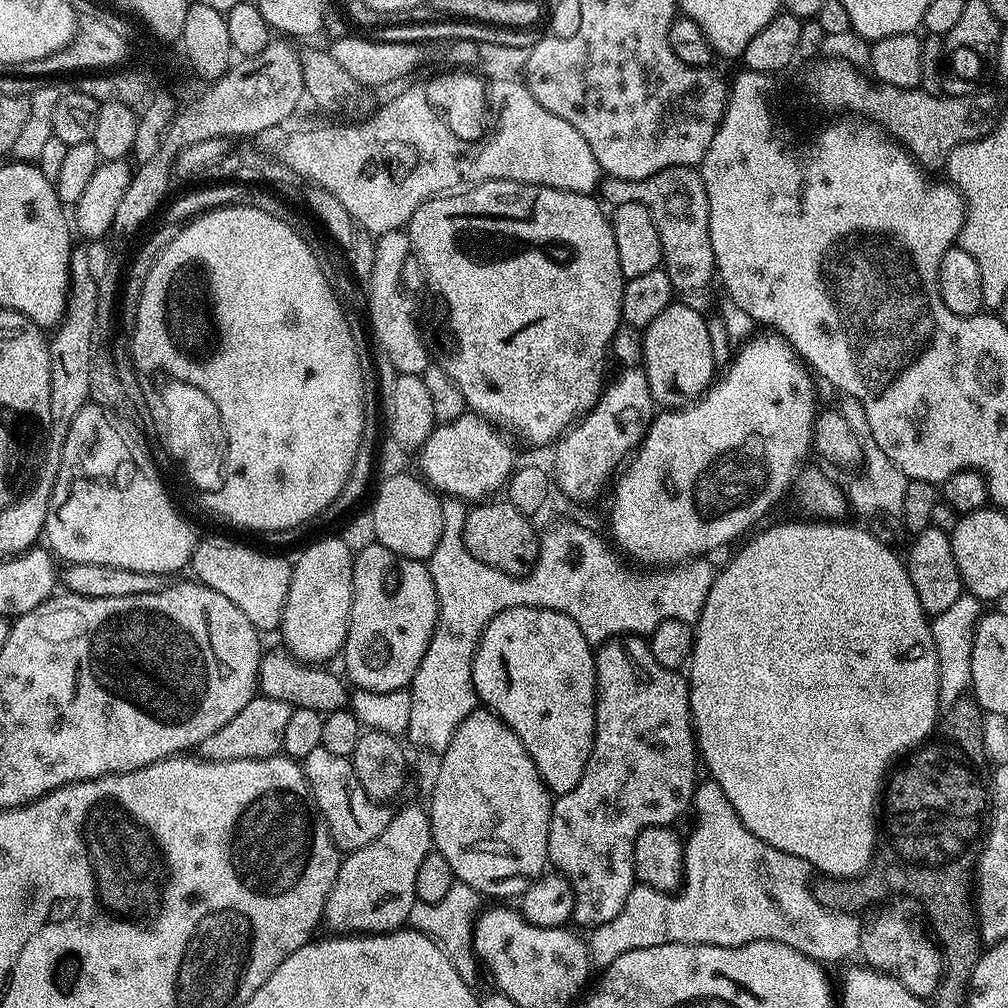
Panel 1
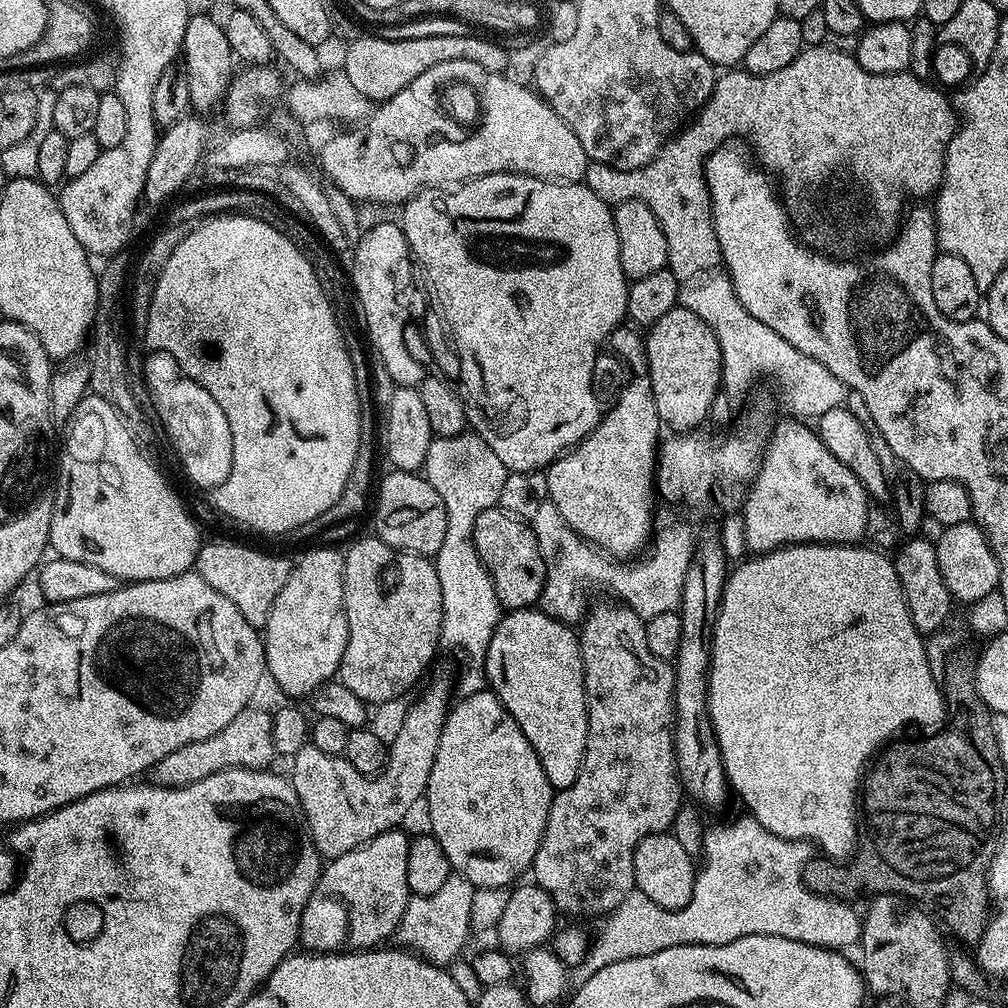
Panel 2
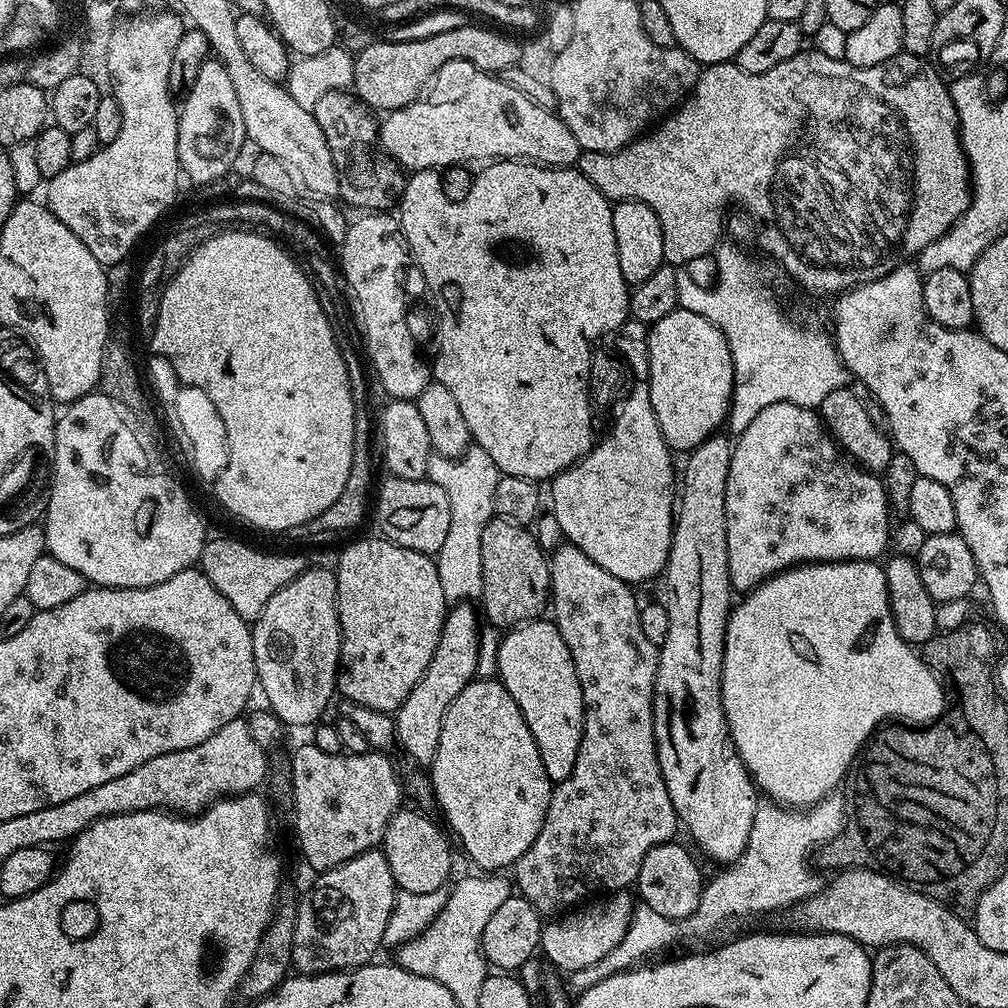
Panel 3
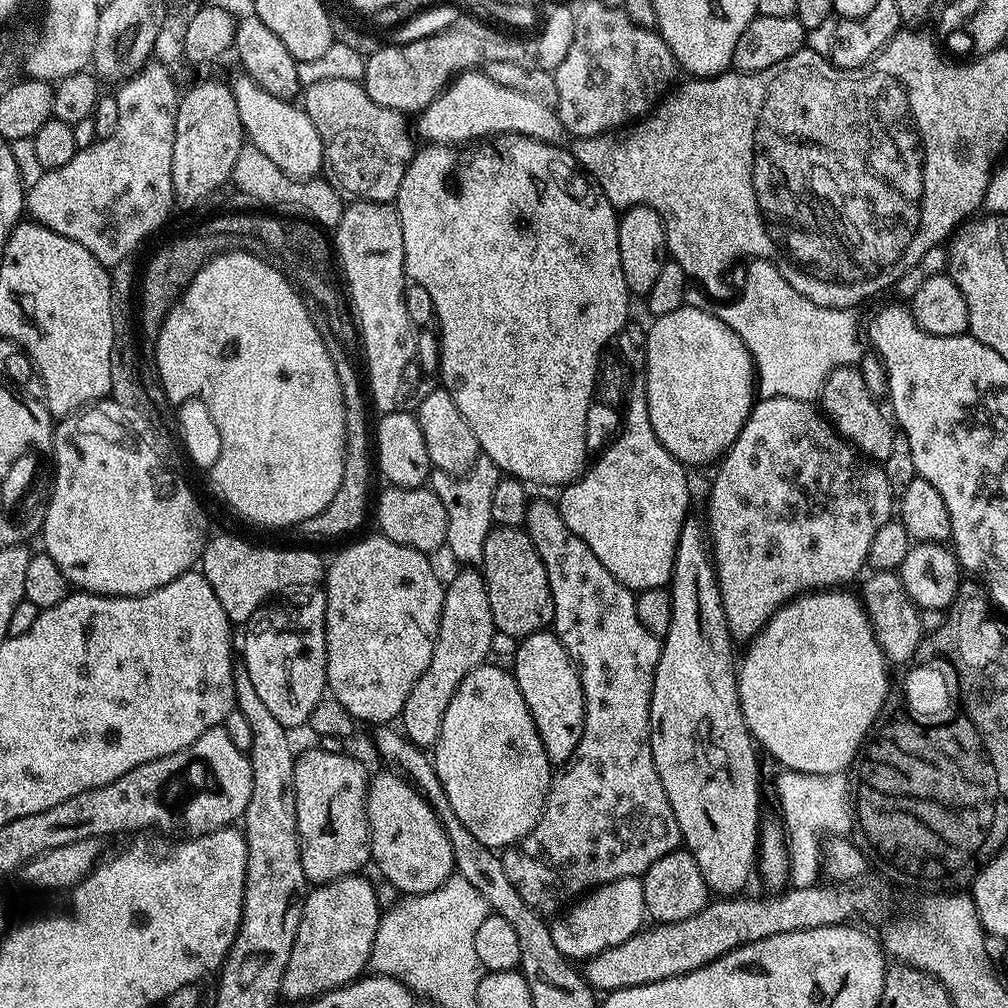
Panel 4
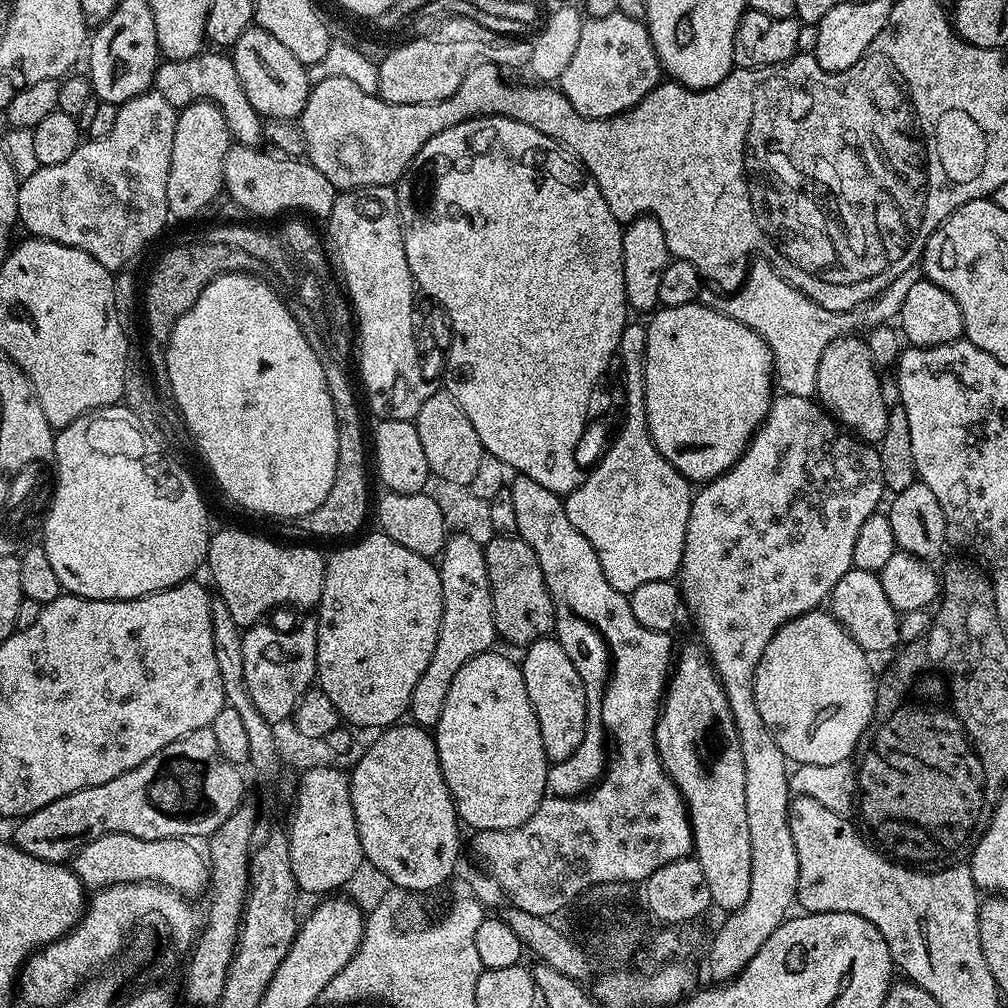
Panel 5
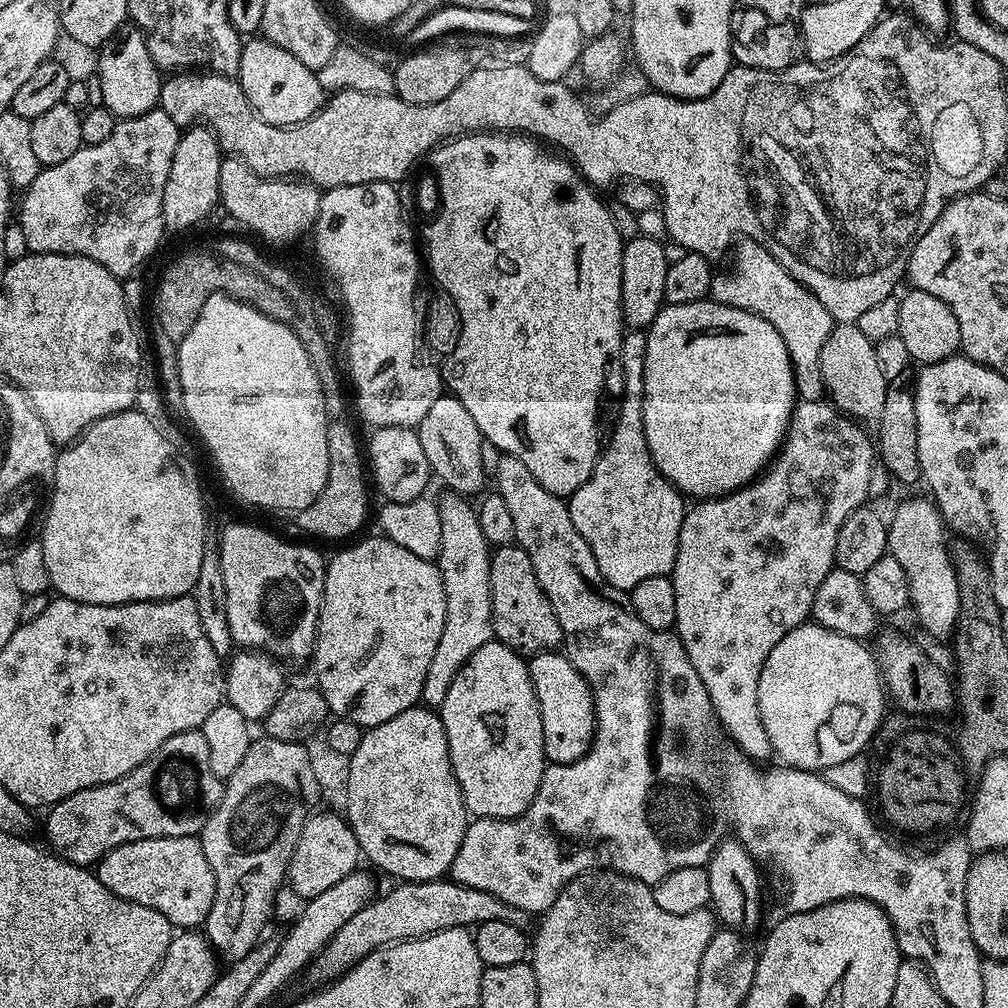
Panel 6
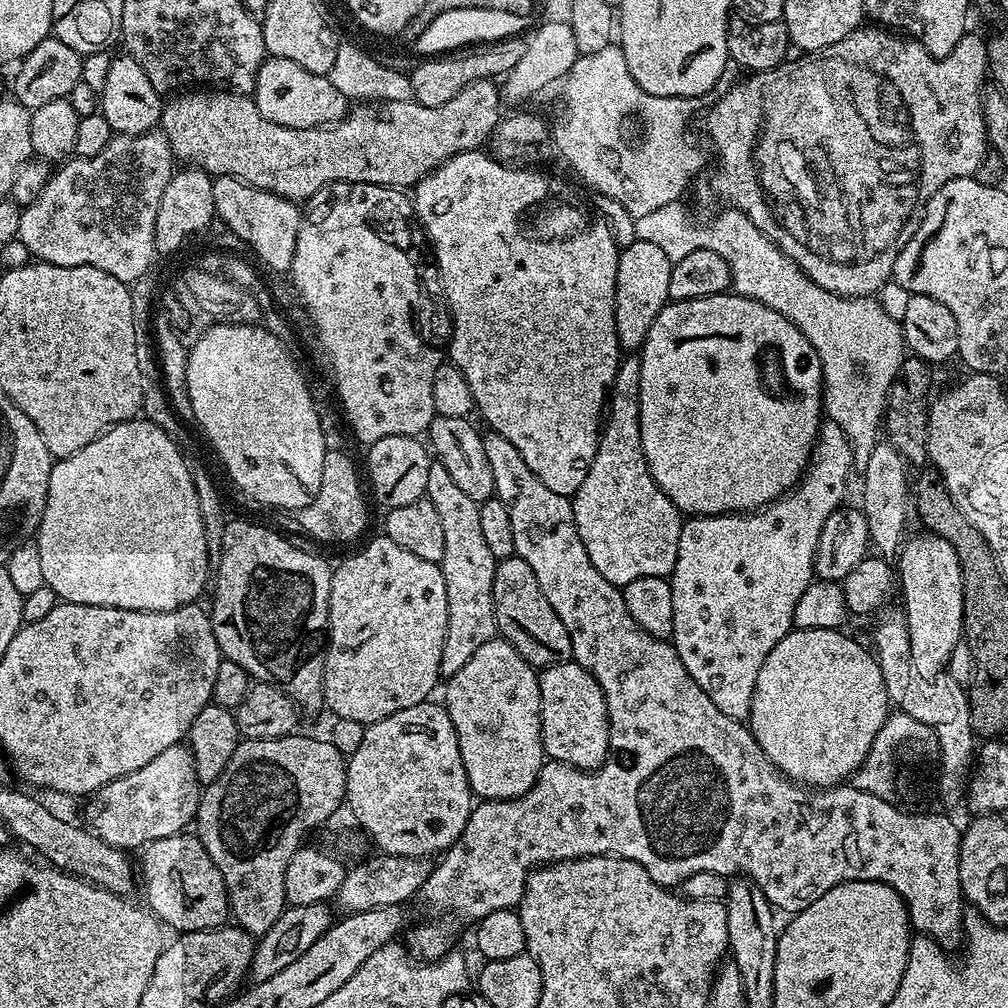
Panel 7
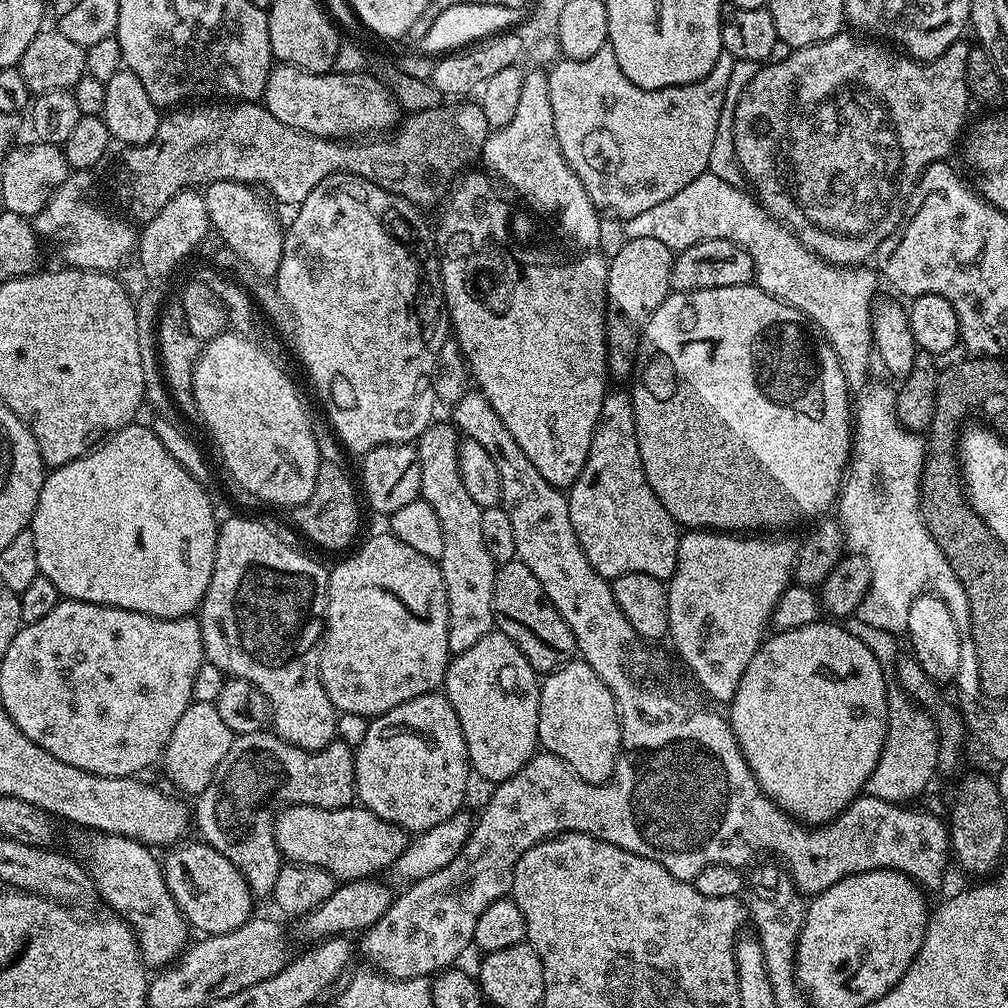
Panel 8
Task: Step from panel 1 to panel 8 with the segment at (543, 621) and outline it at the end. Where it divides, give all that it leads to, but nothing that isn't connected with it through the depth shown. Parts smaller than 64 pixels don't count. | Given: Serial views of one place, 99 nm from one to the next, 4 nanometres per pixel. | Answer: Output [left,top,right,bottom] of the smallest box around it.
[538,658,620,784]

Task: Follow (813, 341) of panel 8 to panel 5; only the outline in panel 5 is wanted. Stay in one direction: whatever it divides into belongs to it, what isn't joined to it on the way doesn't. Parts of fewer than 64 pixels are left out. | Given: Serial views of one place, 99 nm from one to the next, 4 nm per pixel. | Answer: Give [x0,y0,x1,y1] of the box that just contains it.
[644,302,774,482]

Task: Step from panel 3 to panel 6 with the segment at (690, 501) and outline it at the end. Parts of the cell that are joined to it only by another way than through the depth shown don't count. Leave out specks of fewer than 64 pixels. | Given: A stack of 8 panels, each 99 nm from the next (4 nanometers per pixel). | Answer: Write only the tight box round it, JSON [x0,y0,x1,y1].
[706,838,764,934]

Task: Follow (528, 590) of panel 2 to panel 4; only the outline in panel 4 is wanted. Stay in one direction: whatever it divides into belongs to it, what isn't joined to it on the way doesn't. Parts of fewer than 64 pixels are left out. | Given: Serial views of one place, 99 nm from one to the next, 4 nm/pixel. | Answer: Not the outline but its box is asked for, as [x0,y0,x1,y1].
[478,524,554,638]

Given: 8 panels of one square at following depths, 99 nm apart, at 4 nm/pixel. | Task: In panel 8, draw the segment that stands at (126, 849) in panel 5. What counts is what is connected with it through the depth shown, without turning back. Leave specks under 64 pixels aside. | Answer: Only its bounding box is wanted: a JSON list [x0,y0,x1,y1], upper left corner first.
[162,842,254,936]

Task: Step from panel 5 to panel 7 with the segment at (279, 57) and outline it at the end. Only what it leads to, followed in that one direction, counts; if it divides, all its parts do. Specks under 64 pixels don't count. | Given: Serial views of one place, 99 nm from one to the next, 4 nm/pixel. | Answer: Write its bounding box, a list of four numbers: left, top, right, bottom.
[254,56,350,128]

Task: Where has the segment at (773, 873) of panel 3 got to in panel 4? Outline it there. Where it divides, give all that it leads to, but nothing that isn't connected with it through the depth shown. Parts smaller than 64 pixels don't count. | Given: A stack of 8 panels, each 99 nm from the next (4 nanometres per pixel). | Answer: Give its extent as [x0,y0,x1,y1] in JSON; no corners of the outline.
[776,770,854,888]

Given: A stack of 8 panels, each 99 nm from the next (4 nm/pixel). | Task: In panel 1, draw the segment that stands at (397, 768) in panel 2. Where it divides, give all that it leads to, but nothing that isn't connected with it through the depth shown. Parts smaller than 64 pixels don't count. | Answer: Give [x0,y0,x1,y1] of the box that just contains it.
[302,748,390,850]

